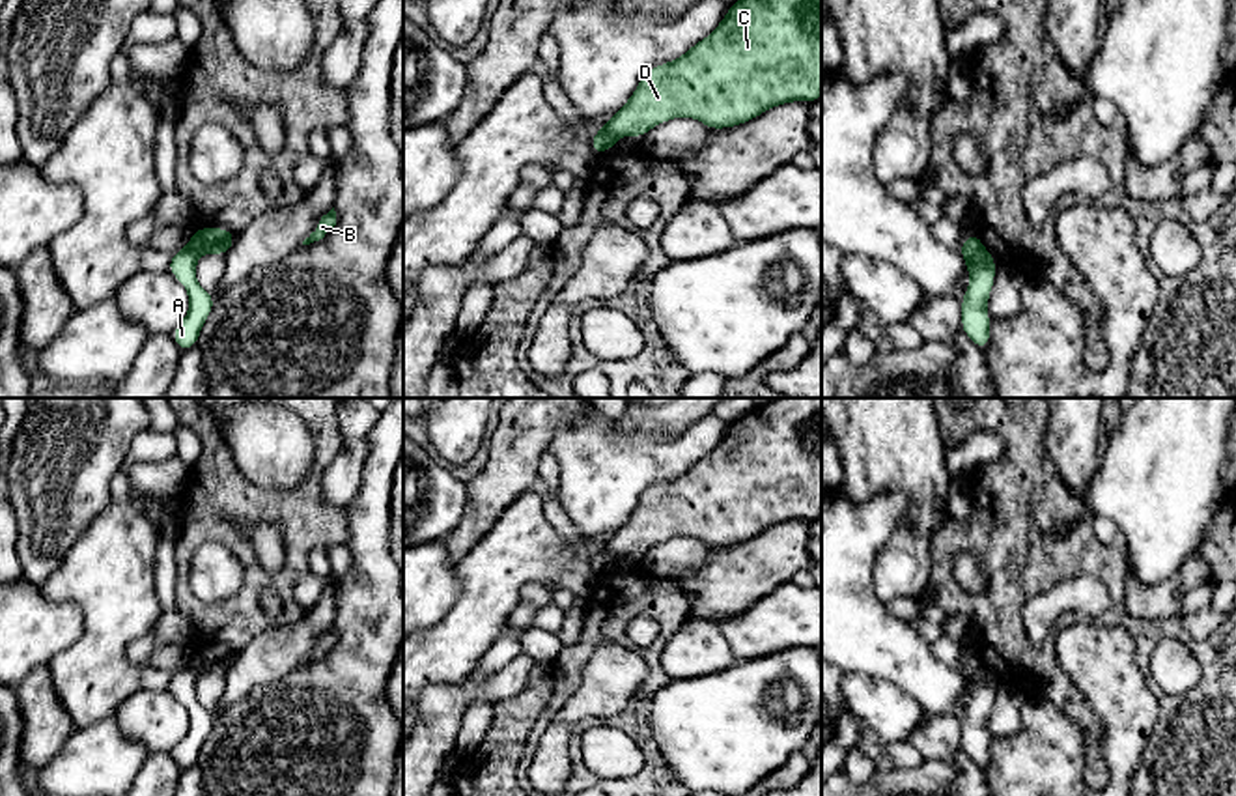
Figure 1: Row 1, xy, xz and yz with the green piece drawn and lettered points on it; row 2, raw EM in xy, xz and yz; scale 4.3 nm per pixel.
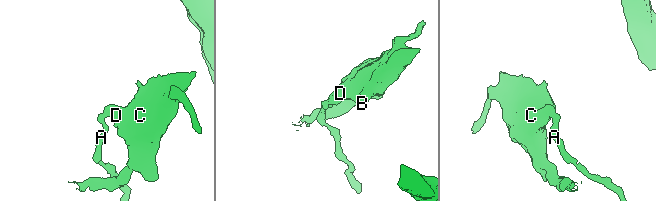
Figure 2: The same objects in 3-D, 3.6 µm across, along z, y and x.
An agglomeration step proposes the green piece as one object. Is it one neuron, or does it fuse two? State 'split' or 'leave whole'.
split

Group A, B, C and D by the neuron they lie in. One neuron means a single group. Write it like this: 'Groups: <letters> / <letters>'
Groups: A / B C D

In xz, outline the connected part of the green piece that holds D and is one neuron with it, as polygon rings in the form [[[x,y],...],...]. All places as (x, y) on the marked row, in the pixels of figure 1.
[[[736,0],[719,26],[702,41],[695,43],[683,56],[648,69],[625,105],[607,121],[611,135],[618,140],[625,135],[644,138],[650,129],[672,118],[695,118],[708,129],[728,129],[754,120],[765,110],[792,101],[812,105],[822,95],[822,0]]]

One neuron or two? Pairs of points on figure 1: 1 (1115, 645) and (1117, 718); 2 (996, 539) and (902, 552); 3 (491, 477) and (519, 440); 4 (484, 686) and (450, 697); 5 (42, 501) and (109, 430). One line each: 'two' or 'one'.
1: one
2: two
3: one
4: one
5: one

